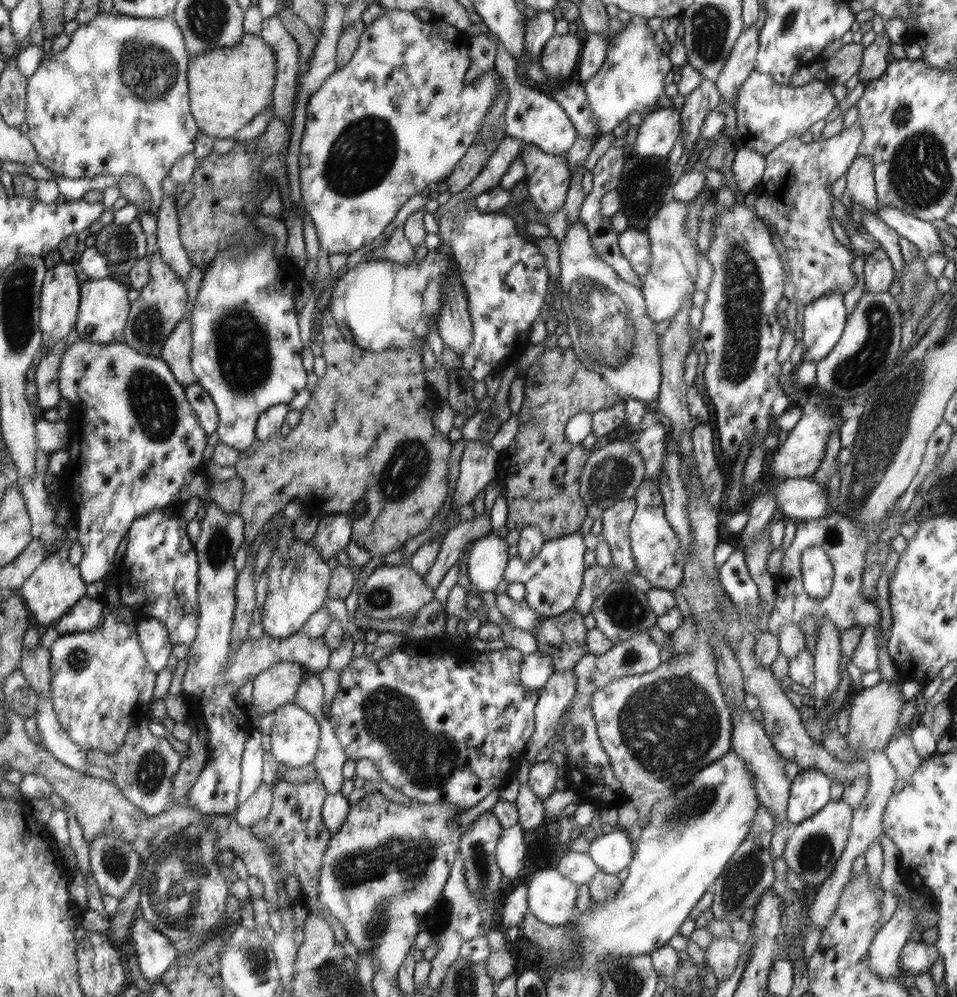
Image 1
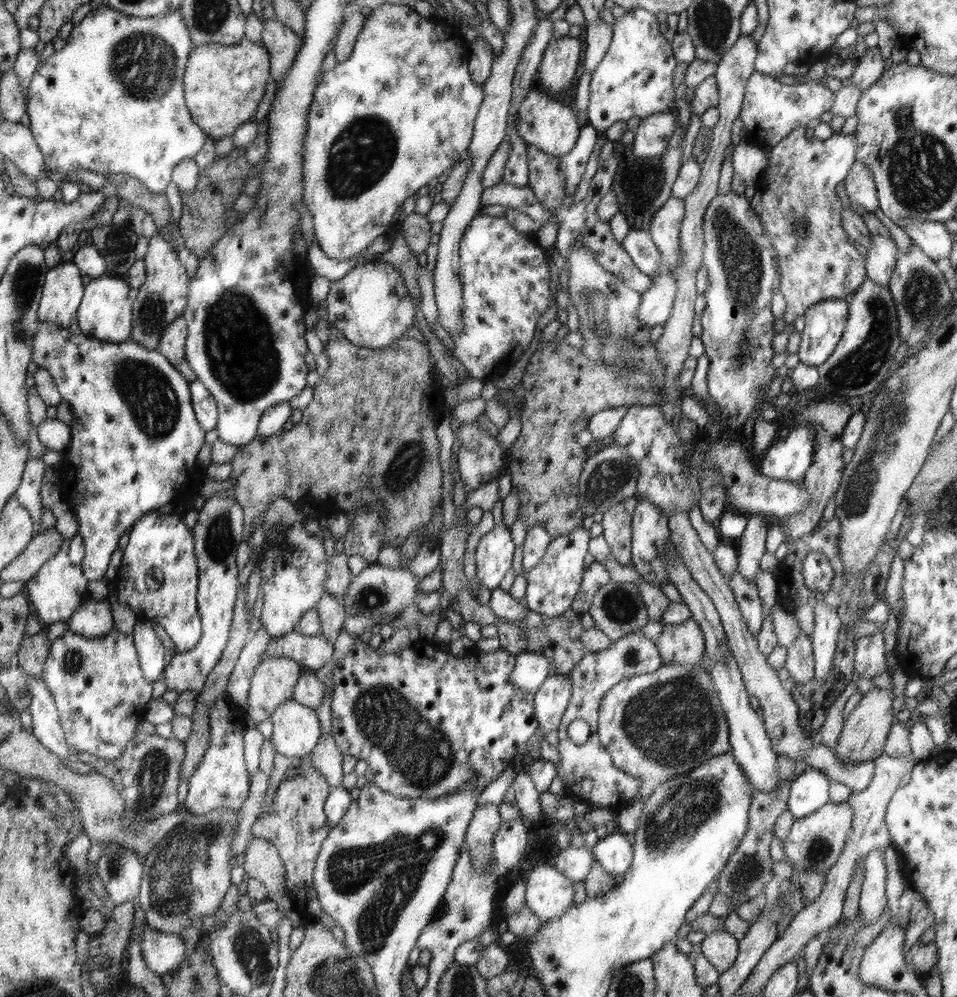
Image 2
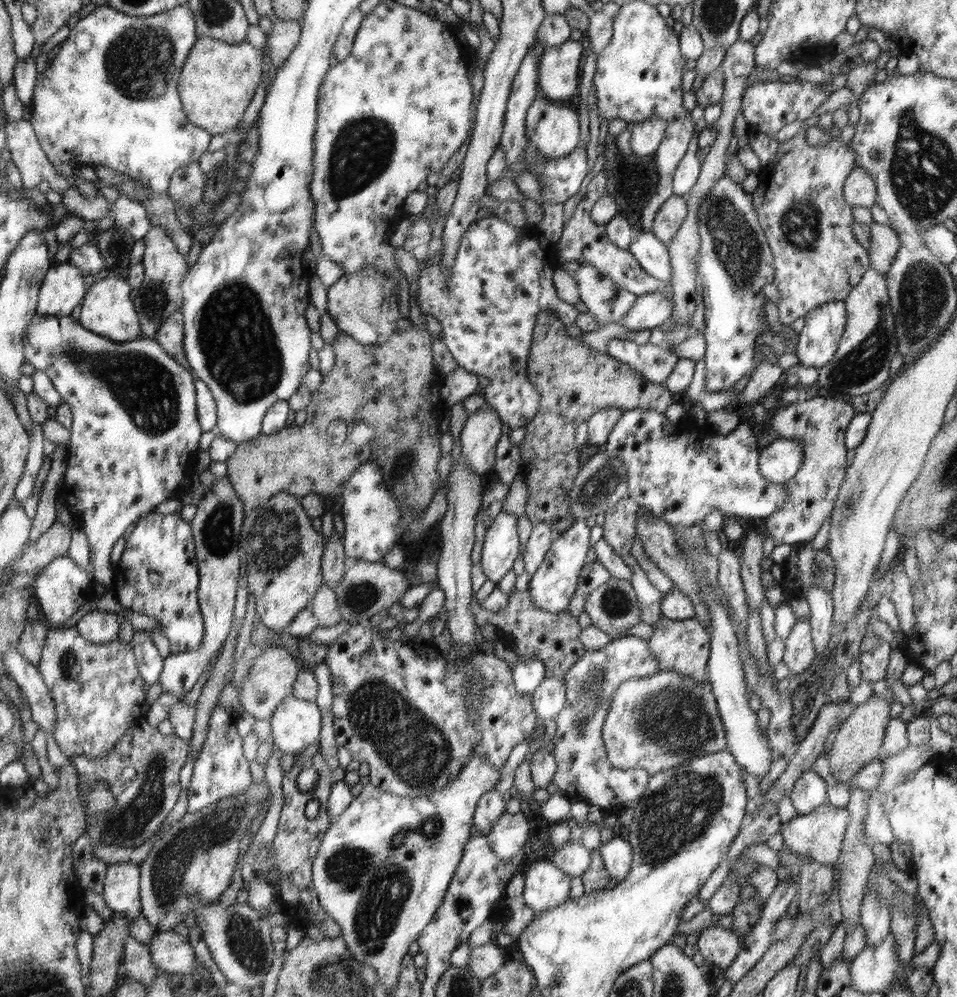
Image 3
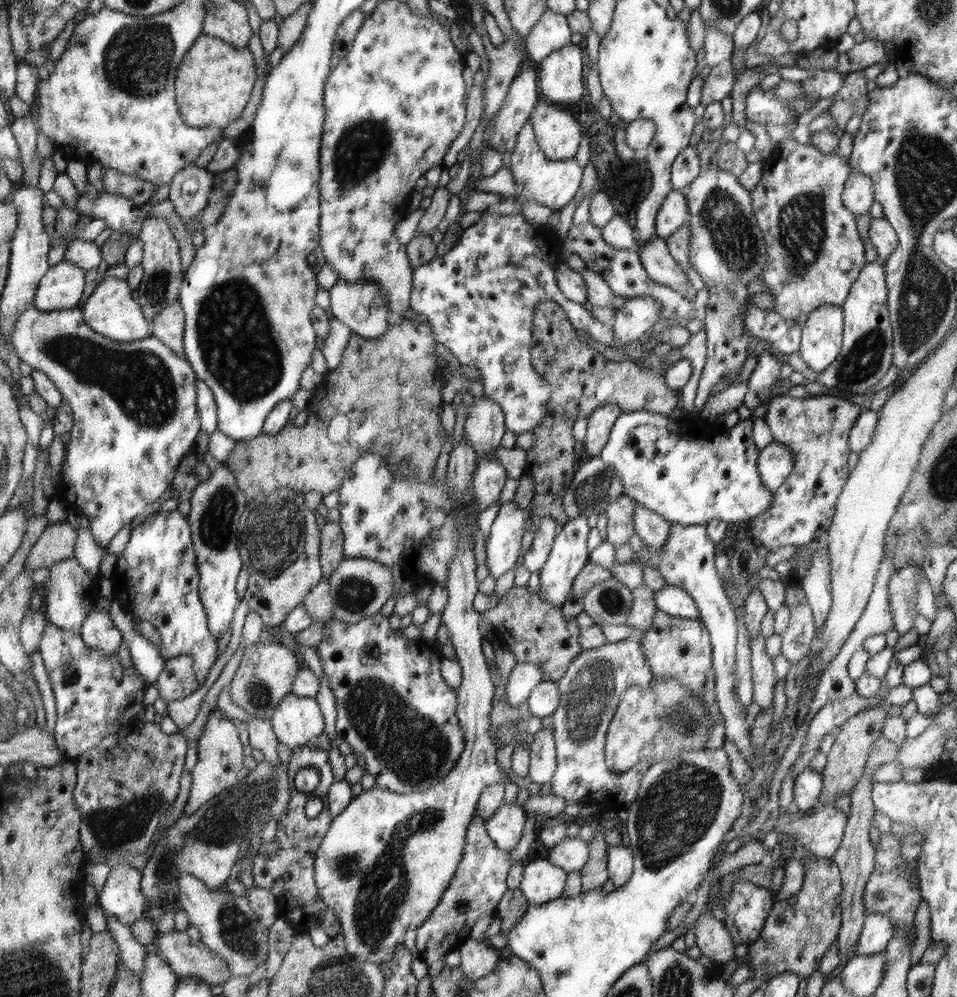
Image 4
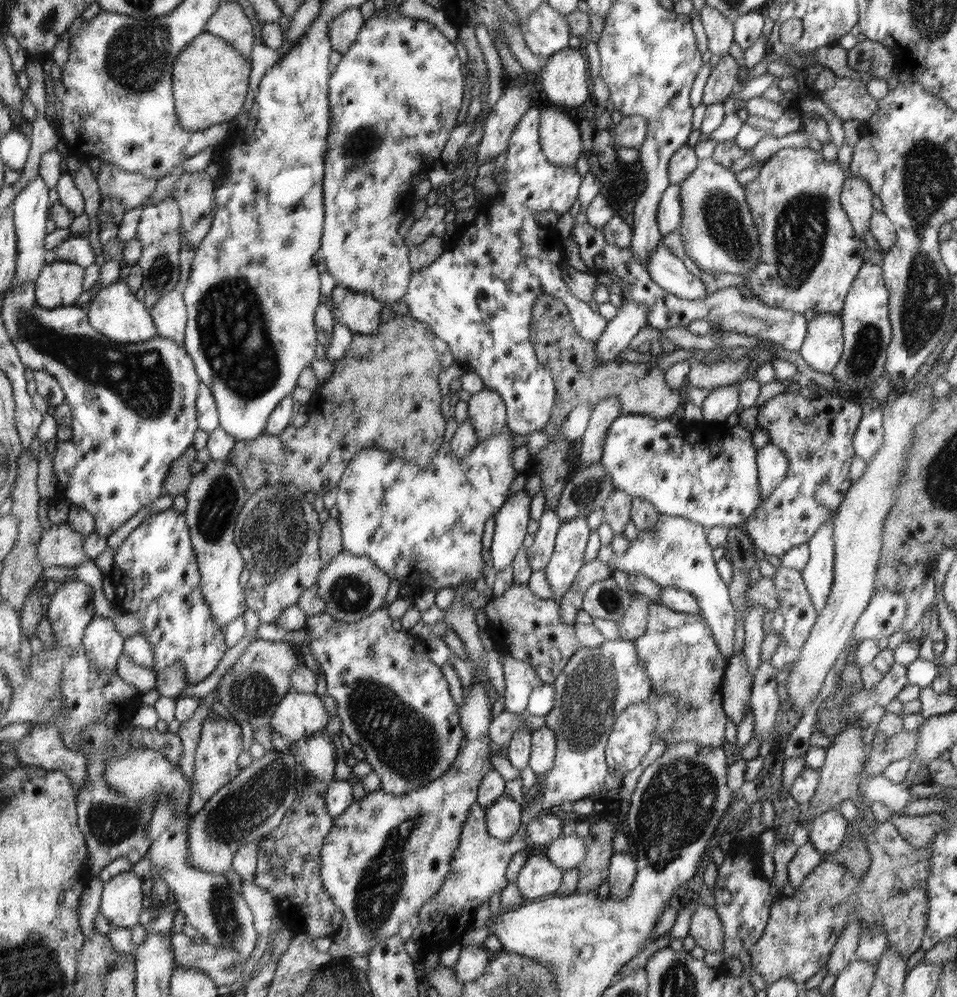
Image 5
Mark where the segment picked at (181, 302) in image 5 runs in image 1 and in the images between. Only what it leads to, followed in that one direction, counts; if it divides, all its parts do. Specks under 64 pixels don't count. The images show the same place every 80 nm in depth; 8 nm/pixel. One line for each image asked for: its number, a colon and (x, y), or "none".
1: (177, 353)
2: (173, 346)
3: (170, 337)
4: (170, 325)

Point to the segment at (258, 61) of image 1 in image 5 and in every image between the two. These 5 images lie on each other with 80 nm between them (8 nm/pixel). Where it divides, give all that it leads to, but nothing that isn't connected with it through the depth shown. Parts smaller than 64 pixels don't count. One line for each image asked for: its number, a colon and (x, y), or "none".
2: (224, 84)
3: (218, 81)
4: (215, 80)
5: (211, 79)

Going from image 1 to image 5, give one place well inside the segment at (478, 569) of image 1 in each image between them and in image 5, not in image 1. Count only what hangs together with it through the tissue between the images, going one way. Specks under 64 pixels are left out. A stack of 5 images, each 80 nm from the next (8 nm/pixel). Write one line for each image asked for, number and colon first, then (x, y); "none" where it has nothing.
2: (494, 553)
3: (501, 546)
4: (503, 547)
5: (509, 526)

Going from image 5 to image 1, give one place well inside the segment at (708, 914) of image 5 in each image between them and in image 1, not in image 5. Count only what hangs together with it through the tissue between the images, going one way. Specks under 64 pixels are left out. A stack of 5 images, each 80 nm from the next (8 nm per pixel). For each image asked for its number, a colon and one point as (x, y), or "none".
1: (723, 955)
2: (721, 948)
3: (719, 946)
4: (712, 937)

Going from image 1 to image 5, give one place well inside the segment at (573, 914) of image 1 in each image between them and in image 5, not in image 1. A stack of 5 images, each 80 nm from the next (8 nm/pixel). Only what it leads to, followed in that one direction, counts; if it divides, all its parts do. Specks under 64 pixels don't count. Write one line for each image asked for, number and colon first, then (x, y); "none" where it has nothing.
2: (549, 893)
3: (546, 886)
4: (542, 881)
5: (539, 877)

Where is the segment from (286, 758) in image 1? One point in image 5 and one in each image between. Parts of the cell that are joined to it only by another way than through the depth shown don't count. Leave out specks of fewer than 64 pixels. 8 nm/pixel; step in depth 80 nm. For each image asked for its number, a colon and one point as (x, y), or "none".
2: (296, 729)
3: (295, 725)
4: (297, 719)
5: (299, 715)

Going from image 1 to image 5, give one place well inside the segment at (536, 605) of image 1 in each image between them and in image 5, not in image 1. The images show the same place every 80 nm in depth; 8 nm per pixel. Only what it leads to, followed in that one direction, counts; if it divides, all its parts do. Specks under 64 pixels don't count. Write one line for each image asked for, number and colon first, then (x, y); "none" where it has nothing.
2: (552, 586)
3: (552, 586)
4: (569, 554)
5: (571, 541)

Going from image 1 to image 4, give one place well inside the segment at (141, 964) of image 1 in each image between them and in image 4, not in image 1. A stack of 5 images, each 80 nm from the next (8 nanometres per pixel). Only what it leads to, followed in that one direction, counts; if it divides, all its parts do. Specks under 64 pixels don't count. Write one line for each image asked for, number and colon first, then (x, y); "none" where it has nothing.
2: (162, 952)
3: (171, 952)
4: (186, 959)

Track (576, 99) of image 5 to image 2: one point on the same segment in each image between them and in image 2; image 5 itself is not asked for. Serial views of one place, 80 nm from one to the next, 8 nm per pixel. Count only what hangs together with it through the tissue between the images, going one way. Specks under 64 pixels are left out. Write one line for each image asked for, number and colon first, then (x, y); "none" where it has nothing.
2: (561, 59)
3: (558, 68)
4: (560, 78)

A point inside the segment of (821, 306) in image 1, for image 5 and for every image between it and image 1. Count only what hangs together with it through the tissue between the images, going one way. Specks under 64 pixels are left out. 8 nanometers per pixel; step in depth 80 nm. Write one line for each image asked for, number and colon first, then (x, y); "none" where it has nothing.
2: (826, 321)
3: (825, 326)
4: (822, 337)
5: (822, 348)

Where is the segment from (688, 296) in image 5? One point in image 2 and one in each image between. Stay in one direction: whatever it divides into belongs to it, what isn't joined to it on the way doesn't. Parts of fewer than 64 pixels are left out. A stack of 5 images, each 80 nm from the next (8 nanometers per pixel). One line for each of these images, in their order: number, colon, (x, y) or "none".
2: (639, 245)
3: (652, 255)
4: (660, 265)

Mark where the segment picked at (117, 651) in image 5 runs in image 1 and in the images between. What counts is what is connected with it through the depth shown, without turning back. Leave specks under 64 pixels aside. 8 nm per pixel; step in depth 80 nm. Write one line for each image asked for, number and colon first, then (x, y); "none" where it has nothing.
1: (87, 614)
2: (93, 619)
3: (99, 627)
4: (99, 631)

